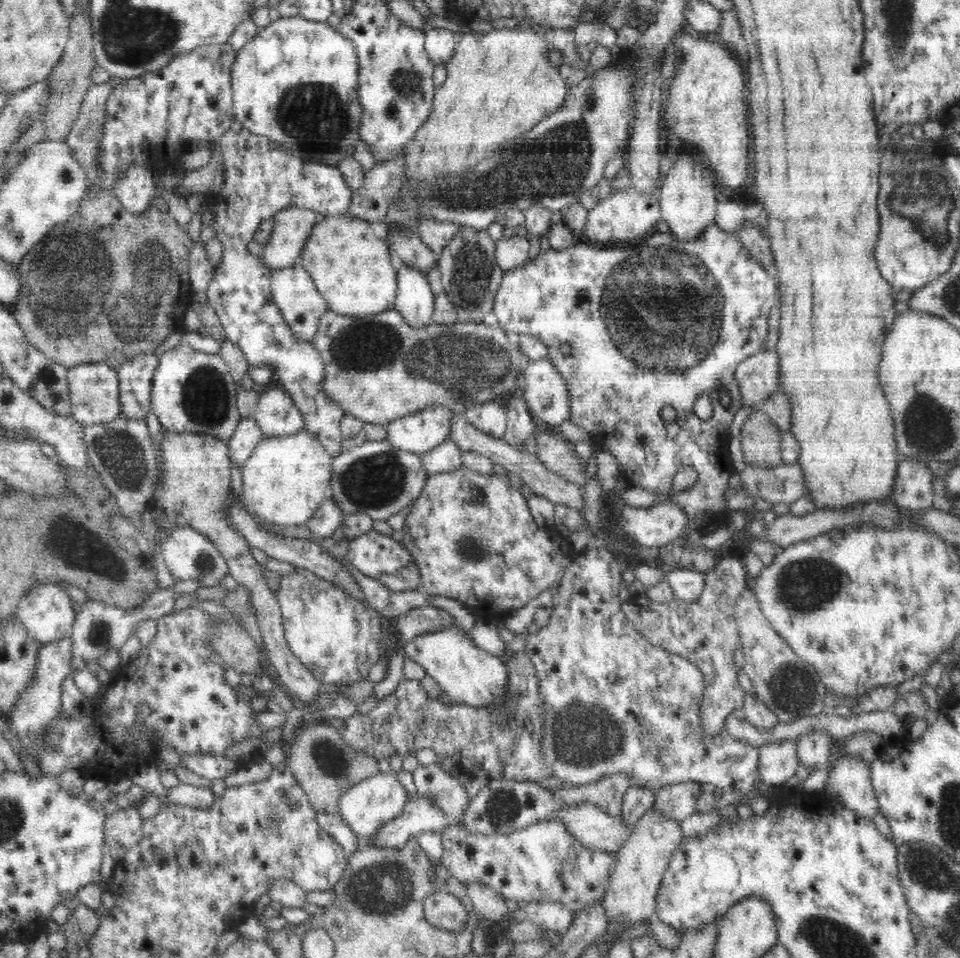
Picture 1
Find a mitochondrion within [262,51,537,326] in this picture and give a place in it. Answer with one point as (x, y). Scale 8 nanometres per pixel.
(314, 115)

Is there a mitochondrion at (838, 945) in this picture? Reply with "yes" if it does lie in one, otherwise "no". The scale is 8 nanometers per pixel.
yes

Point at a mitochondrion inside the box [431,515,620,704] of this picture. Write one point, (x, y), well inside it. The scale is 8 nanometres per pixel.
(473, 548)

